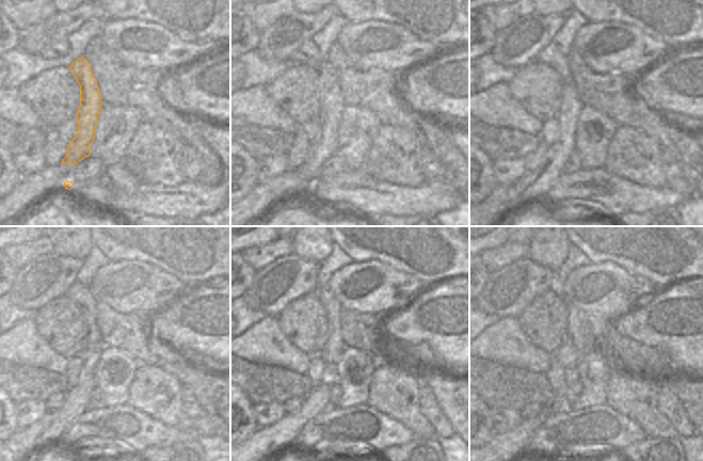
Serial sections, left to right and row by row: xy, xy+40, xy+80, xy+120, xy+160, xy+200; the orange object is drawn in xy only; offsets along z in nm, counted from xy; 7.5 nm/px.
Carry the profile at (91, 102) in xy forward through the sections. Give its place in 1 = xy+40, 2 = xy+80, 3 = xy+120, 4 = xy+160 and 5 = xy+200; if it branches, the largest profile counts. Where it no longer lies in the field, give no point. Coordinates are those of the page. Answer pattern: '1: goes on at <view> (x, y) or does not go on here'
1: goes on at xy+40 (332, 102)
2: goes on at xy+80 (528, 189)
3: goes on at xy+120 (43, 433)
4: goes on at xy+160 (272, 441)
5: goes on at xy+200 (514, 443)

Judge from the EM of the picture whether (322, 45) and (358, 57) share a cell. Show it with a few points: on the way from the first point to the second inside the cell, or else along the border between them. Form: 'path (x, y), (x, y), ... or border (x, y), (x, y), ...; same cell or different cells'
border (348, 21), (335, 41); different cells

